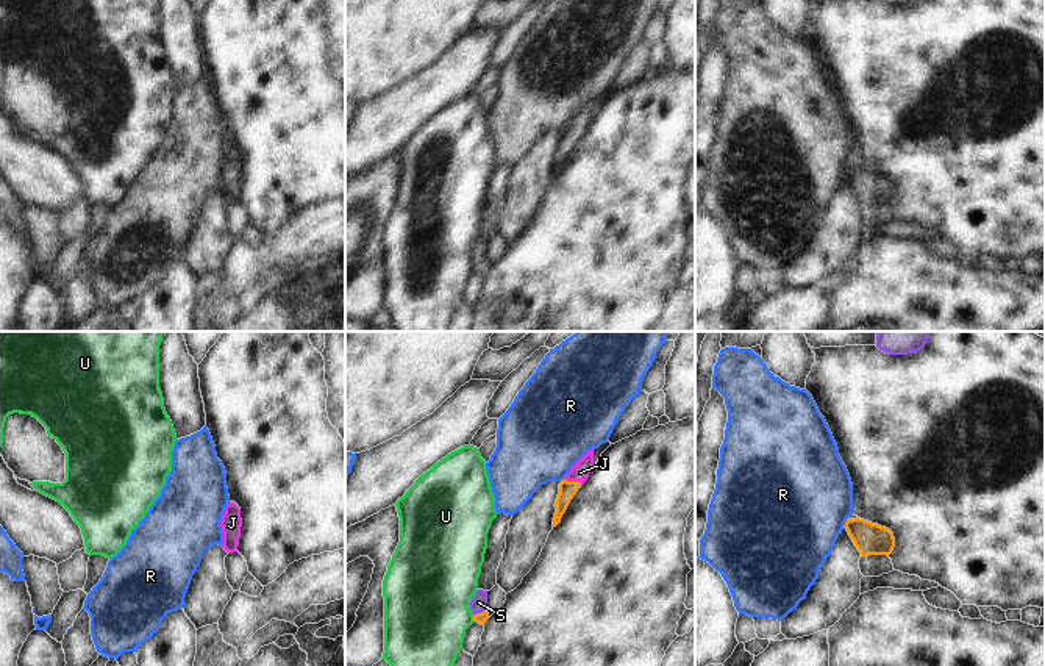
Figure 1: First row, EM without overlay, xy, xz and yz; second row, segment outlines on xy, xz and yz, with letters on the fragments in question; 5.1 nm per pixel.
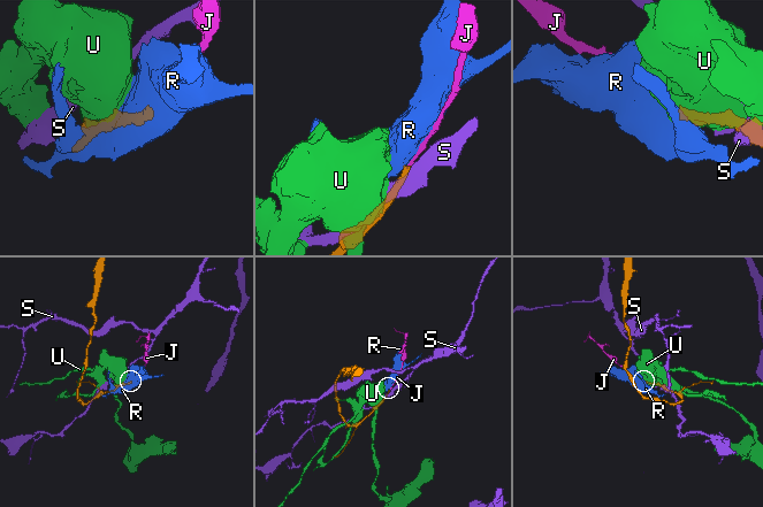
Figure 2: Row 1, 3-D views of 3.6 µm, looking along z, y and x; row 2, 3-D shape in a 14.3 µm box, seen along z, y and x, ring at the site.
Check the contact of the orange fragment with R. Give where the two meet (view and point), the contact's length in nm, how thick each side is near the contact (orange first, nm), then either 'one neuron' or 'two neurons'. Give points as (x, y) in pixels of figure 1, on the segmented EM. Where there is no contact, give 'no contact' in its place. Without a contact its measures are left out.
yz (845, 522) | 80 nm | 160/500 nm | two neurons

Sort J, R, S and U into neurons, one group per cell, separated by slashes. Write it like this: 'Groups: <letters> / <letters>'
Groups: J / R / S / U.

